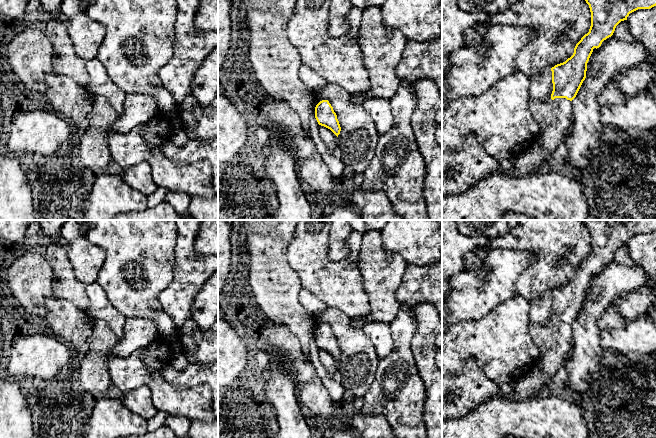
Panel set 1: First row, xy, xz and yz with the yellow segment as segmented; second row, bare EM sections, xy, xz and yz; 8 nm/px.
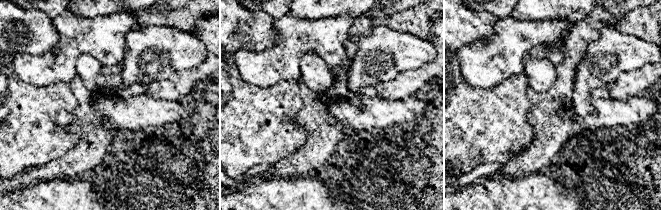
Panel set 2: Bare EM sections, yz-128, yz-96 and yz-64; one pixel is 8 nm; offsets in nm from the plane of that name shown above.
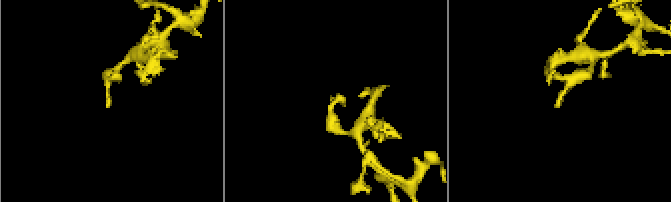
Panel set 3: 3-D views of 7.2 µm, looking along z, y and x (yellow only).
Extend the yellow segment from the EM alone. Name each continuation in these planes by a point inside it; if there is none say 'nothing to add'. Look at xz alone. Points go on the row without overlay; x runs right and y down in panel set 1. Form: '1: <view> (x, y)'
nothing to add

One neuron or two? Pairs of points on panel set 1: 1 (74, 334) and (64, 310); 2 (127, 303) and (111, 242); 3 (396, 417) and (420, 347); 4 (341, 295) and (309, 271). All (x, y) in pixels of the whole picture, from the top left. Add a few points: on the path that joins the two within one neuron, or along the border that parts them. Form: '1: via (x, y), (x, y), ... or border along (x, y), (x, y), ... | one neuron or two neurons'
1: via (73, 328), (64, 319), (64, 316) | one neuron
2: via (127, 288), (118, 271), (118, 257) | one neuron
3: border along (411, 339), (411, 351), (415, 366), (424, 384) | two neurons
4: via (333, 287), (317, 274) | one neuron

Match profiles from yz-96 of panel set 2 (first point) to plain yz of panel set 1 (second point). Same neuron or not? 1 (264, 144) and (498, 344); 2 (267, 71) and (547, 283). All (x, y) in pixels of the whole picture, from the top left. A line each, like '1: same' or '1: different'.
1: same
2: different

